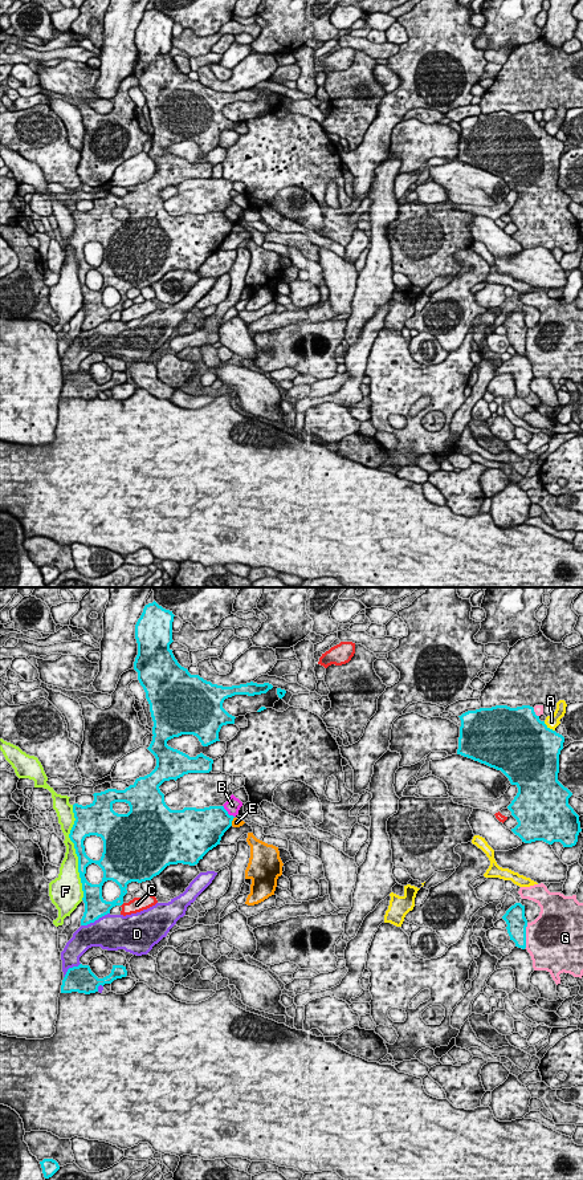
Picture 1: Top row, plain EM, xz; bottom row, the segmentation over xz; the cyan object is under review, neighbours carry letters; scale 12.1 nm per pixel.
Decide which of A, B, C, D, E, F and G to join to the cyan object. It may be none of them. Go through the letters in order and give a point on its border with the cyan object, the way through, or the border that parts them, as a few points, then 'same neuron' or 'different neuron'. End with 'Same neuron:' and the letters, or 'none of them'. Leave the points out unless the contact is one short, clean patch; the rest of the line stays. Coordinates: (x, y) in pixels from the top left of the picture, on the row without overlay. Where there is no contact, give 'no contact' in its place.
A: meets cyan in xz at (549, 134); different neuron
B: meets cyan in xz at (227, 218); different neuron
C: no contact; different neuron
D: meets cyan in xz at (94, 326); different neuron
E: meets cyan in xz at (232, 226); different neuron
F: meets cyan in xz at (76, 259); different neuron
G: meets cyan in xz at (525, 341); different neuron
Same neuron: none of them

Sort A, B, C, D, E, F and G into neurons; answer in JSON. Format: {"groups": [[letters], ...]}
{"groups": [["A"], ["B"], ["C"], ["D"], ["E"], ["F"], ["G"]]}

